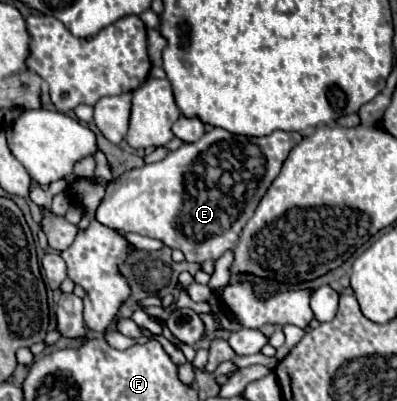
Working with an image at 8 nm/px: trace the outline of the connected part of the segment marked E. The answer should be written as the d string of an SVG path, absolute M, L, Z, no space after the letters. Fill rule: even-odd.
M210 128L200 140L182 144L178 150L170 152L164 160L154 162L154 164L144 164L142 168L128 170L128 172L124 172L120 178L112 180L112 182L108 184L108 188L106 188L106 196L104 196L102 204L100 204L98 210L96 210L96 220L102 222L104 226L110 226L110 228L114 228L114 230L120 230L120 232L136 232L136 234L140 234L140 236L150 236L150 238L162 240L168 248L178 248L178 250L182 250L182 254L186 256L186 262L202 264L202 262L206 262L206 260L218 260L226 250L230 250L230 248L238 242L238 236L240 236L242 228L246 226L246 222L252 218L252 214L254 214L258 202L262 200L262 196L266 194L266 190L270 188L270 184L274 182L274 178L280 174L280 168L282 168L284 160L288 158L288 152L290 152L300 140L302 140L302 134L298 134L298 132L284 132L284 130L276 130L276 132L268 134L268 136L260 136L260 138L258 138L258 136L240 136L240 134L232 134L232 132L224 130L224 128ZM196 172L216 172L216 174L218 174L218 176L216 176L216 192L208 190L206 180L196 182Z

